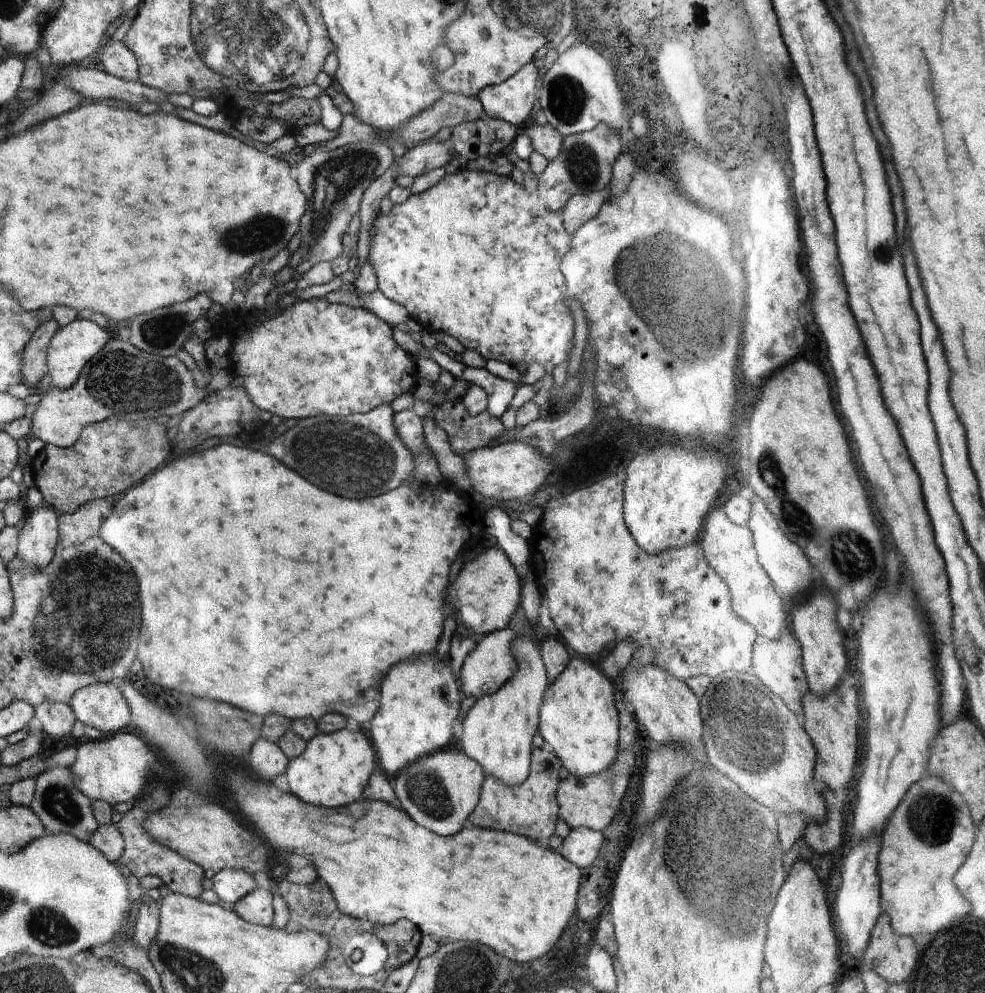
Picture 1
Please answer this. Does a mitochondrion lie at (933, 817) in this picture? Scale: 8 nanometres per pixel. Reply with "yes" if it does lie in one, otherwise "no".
yes

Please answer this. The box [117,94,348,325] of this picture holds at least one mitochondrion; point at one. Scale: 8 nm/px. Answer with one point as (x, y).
(260, 232)

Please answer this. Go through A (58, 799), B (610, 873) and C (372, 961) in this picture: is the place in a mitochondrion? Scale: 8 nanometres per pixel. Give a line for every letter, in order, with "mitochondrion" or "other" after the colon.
A: mitochondrion
B: other
C: other

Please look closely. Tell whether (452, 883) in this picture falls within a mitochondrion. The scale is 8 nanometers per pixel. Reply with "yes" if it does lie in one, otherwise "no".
no

